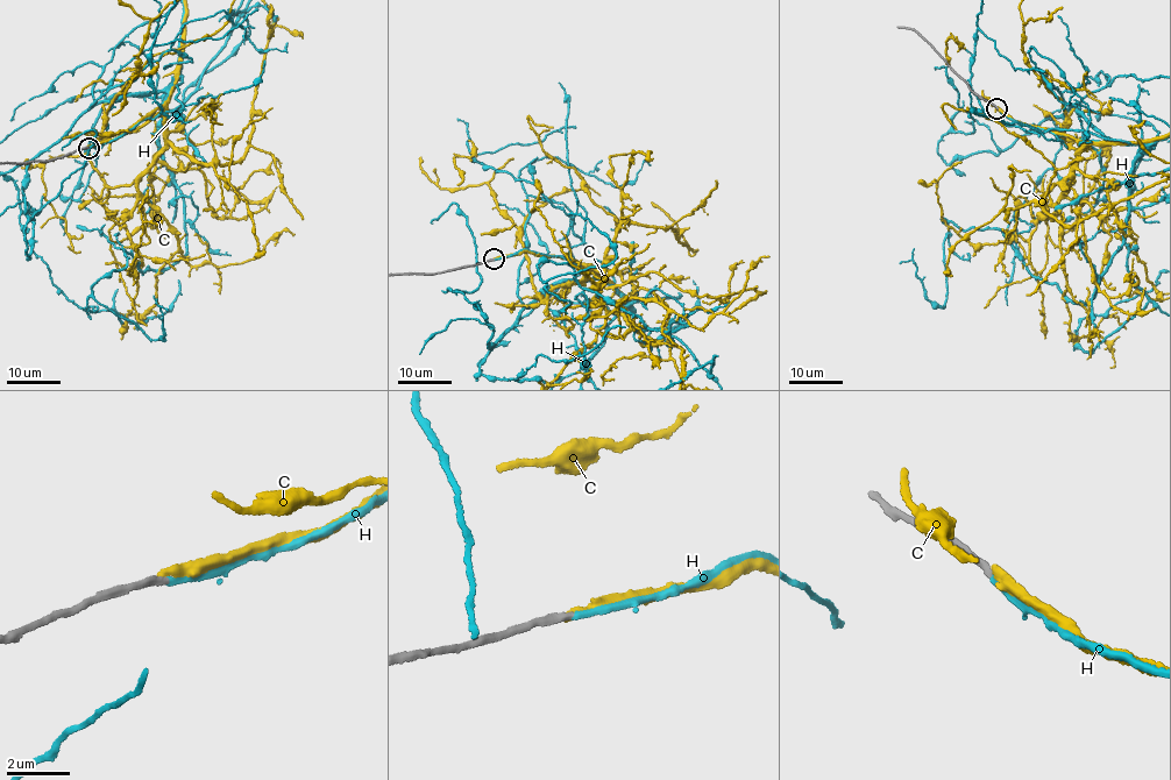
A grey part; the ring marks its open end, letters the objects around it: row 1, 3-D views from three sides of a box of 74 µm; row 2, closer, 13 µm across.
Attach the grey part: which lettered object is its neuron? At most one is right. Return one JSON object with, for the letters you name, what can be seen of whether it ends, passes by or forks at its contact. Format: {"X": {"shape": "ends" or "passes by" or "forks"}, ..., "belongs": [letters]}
{"H": {"shape": "ends"}, "belongs": ["H"]}

